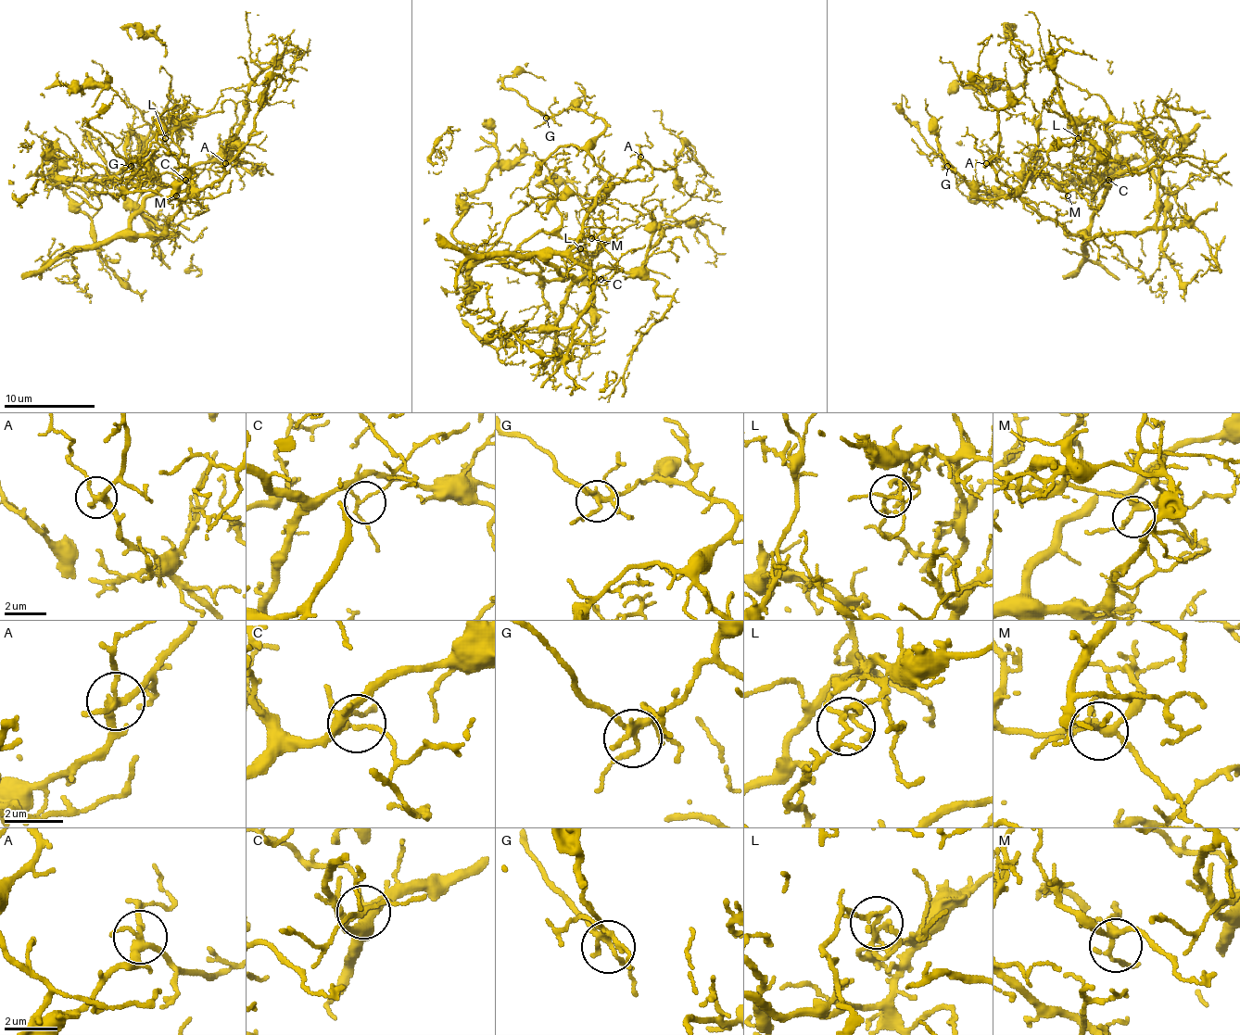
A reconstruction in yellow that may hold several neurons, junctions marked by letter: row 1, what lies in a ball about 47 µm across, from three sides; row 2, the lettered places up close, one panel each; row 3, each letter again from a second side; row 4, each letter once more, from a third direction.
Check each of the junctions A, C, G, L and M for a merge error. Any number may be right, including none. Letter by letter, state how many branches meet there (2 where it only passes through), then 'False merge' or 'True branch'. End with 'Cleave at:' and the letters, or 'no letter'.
A: Branches: 4. False merge
C: Branches: 4. True branch
G: Branches: 5. True branch
L: Branches: 6. False merge
M: Branches: 5. True branch
Cleave at: A, L

